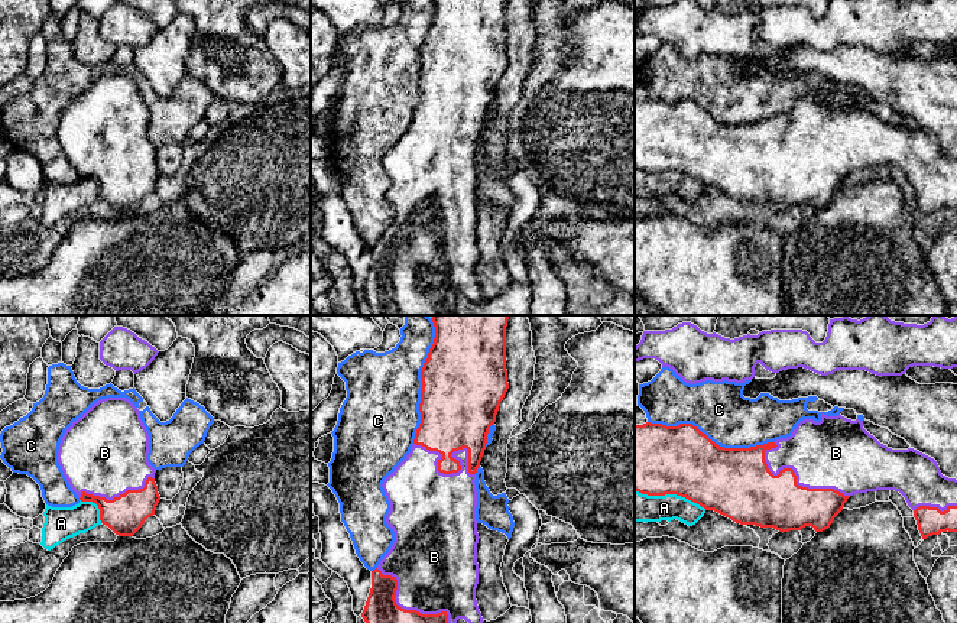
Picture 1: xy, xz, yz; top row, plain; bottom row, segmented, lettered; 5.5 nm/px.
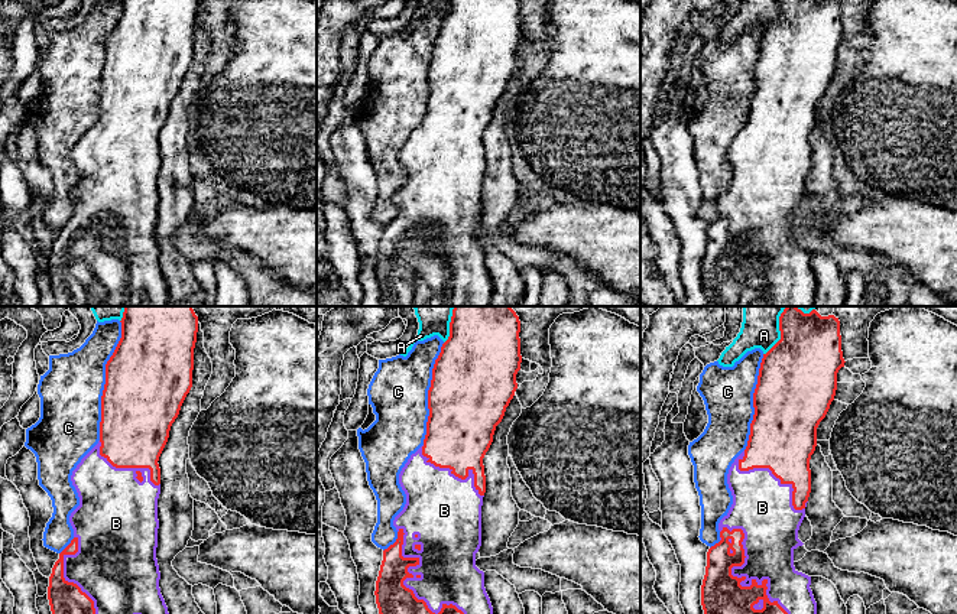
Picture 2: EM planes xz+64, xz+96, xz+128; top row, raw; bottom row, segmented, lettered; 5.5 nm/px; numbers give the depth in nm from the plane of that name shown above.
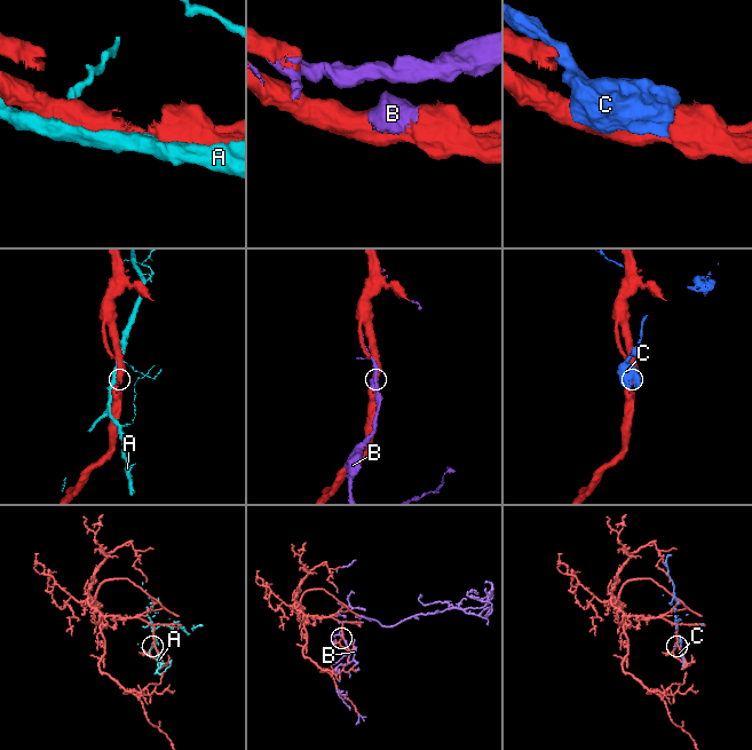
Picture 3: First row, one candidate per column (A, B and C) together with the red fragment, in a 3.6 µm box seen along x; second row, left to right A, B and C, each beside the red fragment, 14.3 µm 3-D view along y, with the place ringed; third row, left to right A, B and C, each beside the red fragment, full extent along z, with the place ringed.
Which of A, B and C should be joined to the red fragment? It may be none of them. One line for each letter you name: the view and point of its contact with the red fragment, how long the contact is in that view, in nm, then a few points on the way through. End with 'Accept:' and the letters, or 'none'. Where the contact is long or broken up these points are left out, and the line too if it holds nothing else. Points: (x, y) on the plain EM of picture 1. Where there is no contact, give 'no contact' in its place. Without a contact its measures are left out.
B: xz (458, 146) | 380 nm
Accept: B

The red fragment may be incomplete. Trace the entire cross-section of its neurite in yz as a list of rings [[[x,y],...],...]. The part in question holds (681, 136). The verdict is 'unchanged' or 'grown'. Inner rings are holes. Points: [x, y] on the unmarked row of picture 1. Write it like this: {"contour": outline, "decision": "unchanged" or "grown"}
{"contour": [[[821,90],[820,98],[801,97],[788,114],[750,124],[720,123],[692,100],[635,101],[635,168],[648,172],[677,171],[740,201],[773,204],[779,208],[811,202],[815,208],[823,208],[850,172],[877,166],[895,166],[905,173],[922,215],[947,207],[957,208],[957,156],[943,152],[934,134],[914,124],[892,126],[880,120],[863,104],[860,95]]], "decision": "grown"}

